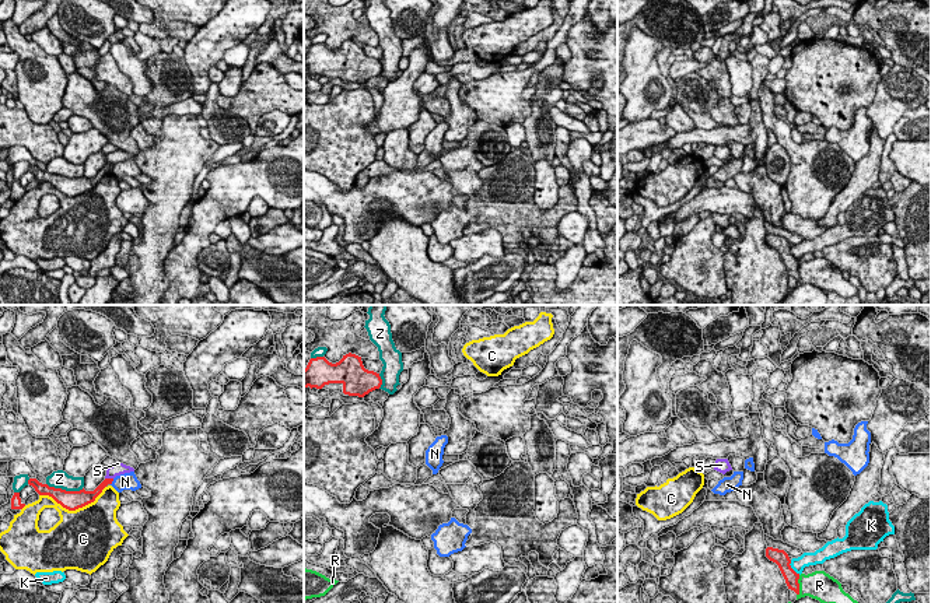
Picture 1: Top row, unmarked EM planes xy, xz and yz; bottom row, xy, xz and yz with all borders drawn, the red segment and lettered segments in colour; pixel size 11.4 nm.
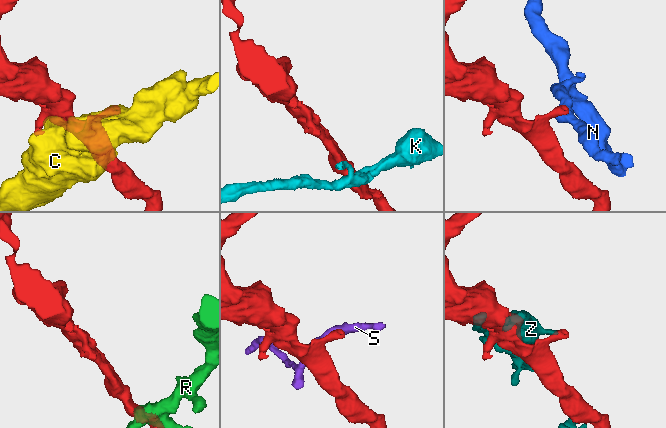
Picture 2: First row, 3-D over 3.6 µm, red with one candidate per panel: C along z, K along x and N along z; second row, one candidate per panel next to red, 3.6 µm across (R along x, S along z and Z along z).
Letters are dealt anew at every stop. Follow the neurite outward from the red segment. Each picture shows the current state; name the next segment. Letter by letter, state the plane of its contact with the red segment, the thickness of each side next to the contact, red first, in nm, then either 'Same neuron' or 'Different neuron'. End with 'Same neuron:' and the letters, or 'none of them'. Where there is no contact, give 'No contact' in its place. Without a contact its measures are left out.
C: Touches red in xy. Thickness 220 nm (red) against 480 nm. Different neuron
K: Touches red in yz. Thickness 180 nm (red) against 160 nm. Different neuron
N: Touches red in xy. Thickness 90 nm (red) against 190 nm. Different neuron
R: Touches red in yz. Thickness 160 nm (red) against 320 nm. Different neuron
S: Touches red in xy. Thickness 90 nm (red) against 140 nm. Different neuron
Z: Touches red in xy. Thickness 220 nm (red) against 200 nm. Different neuron
Same neuron: none of them

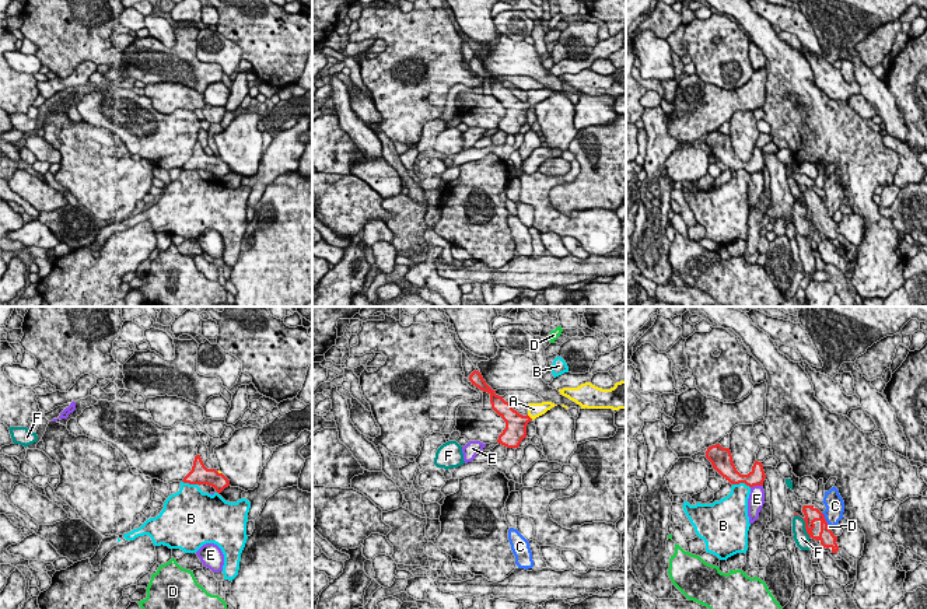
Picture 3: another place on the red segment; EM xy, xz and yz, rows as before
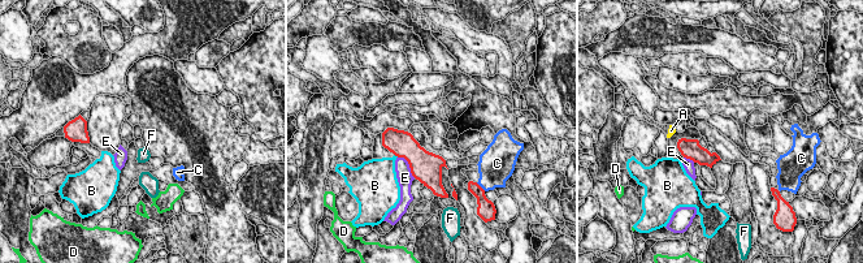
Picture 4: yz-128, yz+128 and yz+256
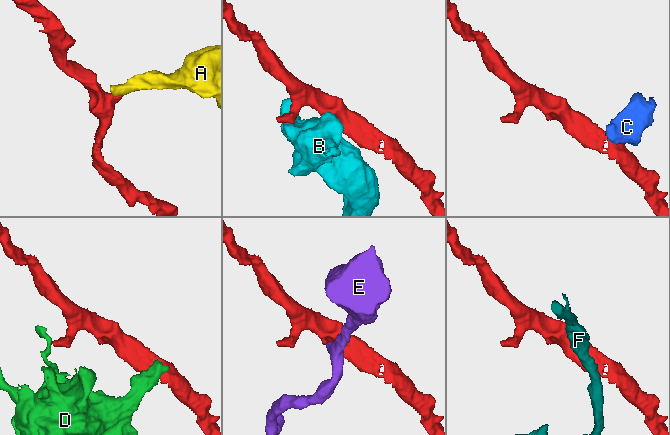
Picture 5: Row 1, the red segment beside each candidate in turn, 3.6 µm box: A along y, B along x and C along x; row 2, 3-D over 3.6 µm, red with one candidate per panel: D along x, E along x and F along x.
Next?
A: Touches red in xz. Thickness 260 nm (red) against 160 nm. Same neuron
B: Touches red in yz. Thickness 200 nm (red) against 280 nm. Different neuron
C: Touches red in yz. Thickness 180 nm (red) against 220 nm. Different neuron
D: Touches red in yz. Thickness 180 nm (red) against 50 nm. Different neuron
E: Touches red in yz. Thickness 190 nm (red) against 190 nm. Different neuron
F: Touches red in yz. Thickness 160 nm (red) against 170 nm. Different neuron
Same neuron: A

